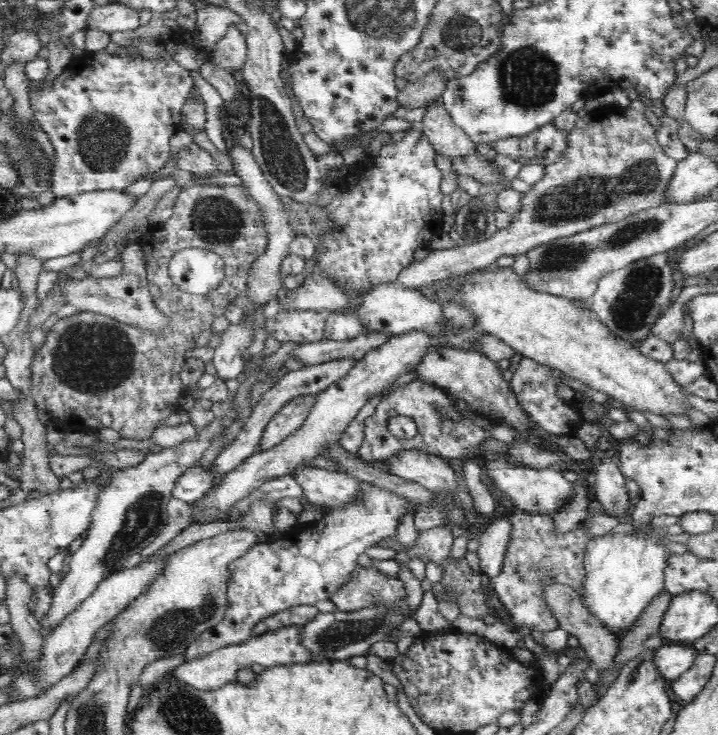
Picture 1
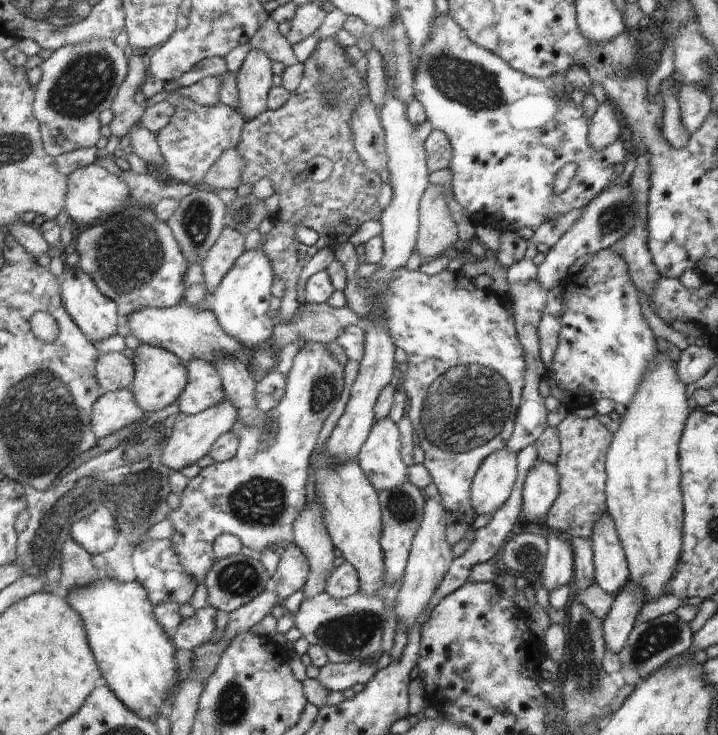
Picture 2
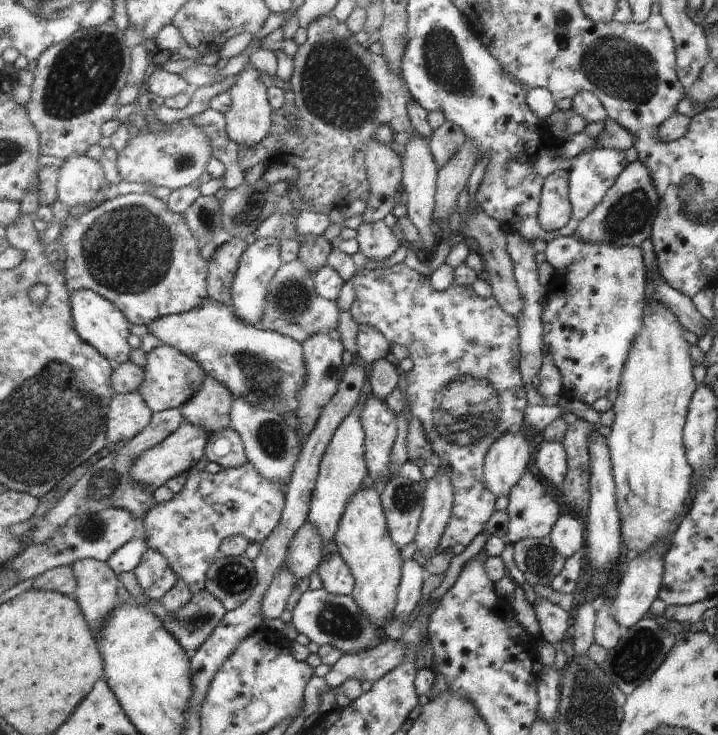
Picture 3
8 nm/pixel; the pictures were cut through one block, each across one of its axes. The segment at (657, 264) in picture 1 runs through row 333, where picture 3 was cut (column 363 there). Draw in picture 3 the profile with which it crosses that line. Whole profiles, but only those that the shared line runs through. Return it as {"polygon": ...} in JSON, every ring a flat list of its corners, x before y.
{"polygon":[[321,588,308,589,301,594,292,610,292,624,296,630,308,636,319,647,335,646,343,655,354,655,376,645,382,638,382,630,355,604,351,595,335,595]]}

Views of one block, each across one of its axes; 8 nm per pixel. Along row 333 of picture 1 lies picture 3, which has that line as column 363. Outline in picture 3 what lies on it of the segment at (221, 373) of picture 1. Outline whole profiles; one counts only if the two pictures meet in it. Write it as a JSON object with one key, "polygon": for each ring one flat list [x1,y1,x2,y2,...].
{"polygon":[[383,221,361,224,356,232,355,238,360,244,360,252,367,259,387,260,401,246,395,232]]}

